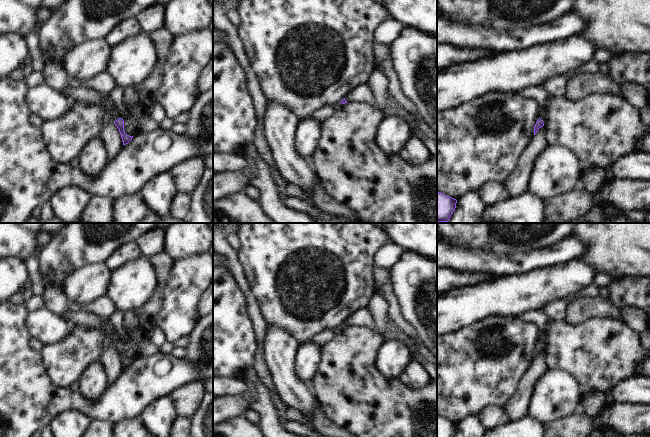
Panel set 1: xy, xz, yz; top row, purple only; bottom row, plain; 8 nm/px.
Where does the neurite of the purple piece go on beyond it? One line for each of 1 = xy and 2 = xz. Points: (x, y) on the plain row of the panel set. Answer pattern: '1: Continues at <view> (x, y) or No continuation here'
1: Continues at xy (114, 337)
2: Continues at xz (337, 330)

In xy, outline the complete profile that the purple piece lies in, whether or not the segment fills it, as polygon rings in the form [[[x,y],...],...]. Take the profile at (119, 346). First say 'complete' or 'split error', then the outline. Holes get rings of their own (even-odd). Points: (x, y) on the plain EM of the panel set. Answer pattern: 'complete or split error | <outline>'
split error | [[[114,332],[110,335],[110,339],[115,344],[114,348],[119,353],[119,356],[121,358],[121,362],[123,365],[123,369],[128,368],[132,364],[133,360],[129,360],[125,357],[125,355],[124,355],[124,344],[119,341],[119,337],[118,337],[116,332]]]

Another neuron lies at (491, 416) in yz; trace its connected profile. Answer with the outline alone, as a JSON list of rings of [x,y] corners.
[[[487,406],[479,414],[481,422],[487,430],[495,429],[497,426],[507,422],[505,409],[496,406]]]

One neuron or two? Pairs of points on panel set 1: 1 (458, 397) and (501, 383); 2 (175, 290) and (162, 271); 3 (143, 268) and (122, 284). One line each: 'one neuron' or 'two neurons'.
1: one neuron
2: two neurons
3: one neuron

